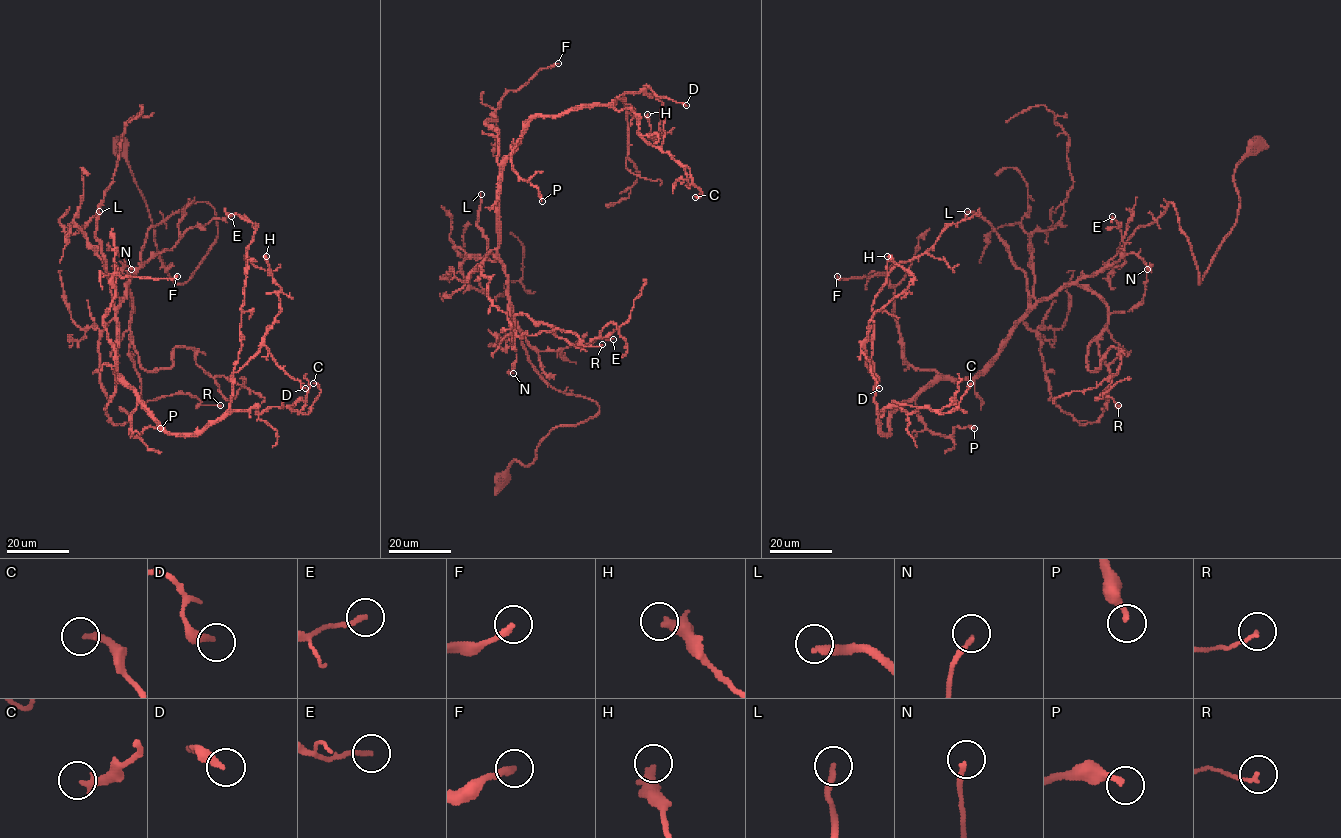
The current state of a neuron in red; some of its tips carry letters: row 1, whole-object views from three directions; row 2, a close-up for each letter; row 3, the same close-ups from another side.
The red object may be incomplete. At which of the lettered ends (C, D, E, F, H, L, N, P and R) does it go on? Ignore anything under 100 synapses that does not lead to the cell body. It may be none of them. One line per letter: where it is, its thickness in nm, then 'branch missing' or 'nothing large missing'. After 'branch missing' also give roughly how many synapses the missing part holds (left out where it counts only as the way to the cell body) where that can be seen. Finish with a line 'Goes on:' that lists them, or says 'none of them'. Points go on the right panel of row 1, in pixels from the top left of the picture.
C: at (970, 383); 280 nm thick; nothing large missing
D: at (879, 388); 280 nm thick; nothing large missing
E: at (1112, 216); 170 nm thick; nothing large missing
F: at (837, 276); 280 nm thick; nothing large missing
H: at (887, 256); 400 nm thick; nothing large missing
L: at (967, 211); 260 nm thick; branch missing; about 120 synapses
N: at (1147, 269); 190 nm thick; nothing large missing
P: at (974, 428); 200 nm thick; nothing large missing
R: at (1118, 405); 130 nm thick; nothing large missing
Goes on: L

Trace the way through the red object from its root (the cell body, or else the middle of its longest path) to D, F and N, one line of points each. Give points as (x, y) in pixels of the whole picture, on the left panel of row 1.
D: (118, 146), (176, 283), (217, 235), (204, 201), (148, 230), (116, 376), (172, 433), (263, 345), (305, 388)
F: (118, 146), (176, 283), (217, 235), (204, 201), (148, 230), (117, 309), (117, 378), (112, 276), (177, 276)
N: (118, 146), (176, 283), (204, 258), (217, 222), (199, 201), (148, 230), (127, 283), (134, 312), (131, 269)

